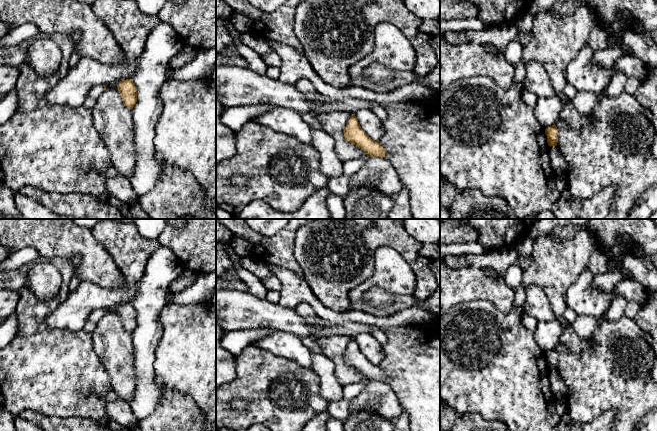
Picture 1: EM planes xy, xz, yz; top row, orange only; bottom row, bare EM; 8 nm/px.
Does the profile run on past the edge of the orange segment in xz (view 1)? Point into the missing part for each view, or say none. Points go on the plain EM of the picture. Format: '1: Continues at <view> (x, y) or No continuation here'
1: No continuation here

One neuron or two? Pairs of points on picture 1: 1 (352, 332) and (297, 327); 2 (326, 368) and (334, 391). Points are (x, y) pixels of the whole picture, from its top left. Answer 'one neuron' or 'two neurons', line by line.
1: two neurons
2: one neuron

